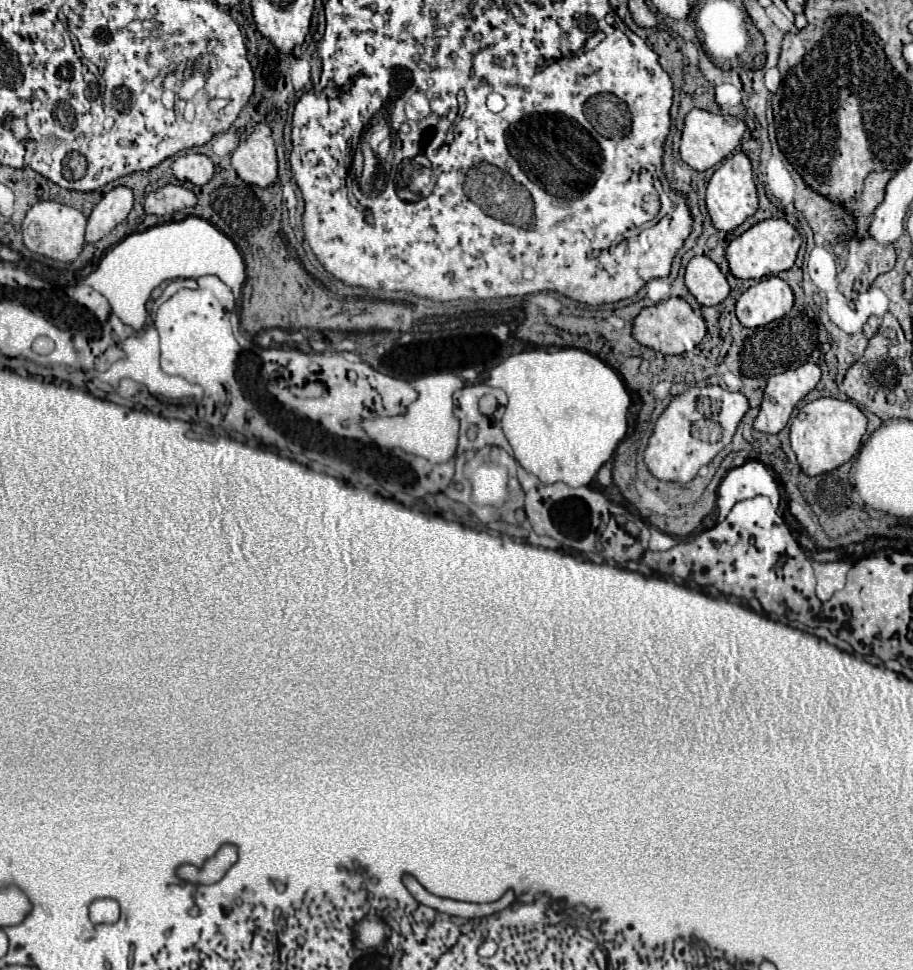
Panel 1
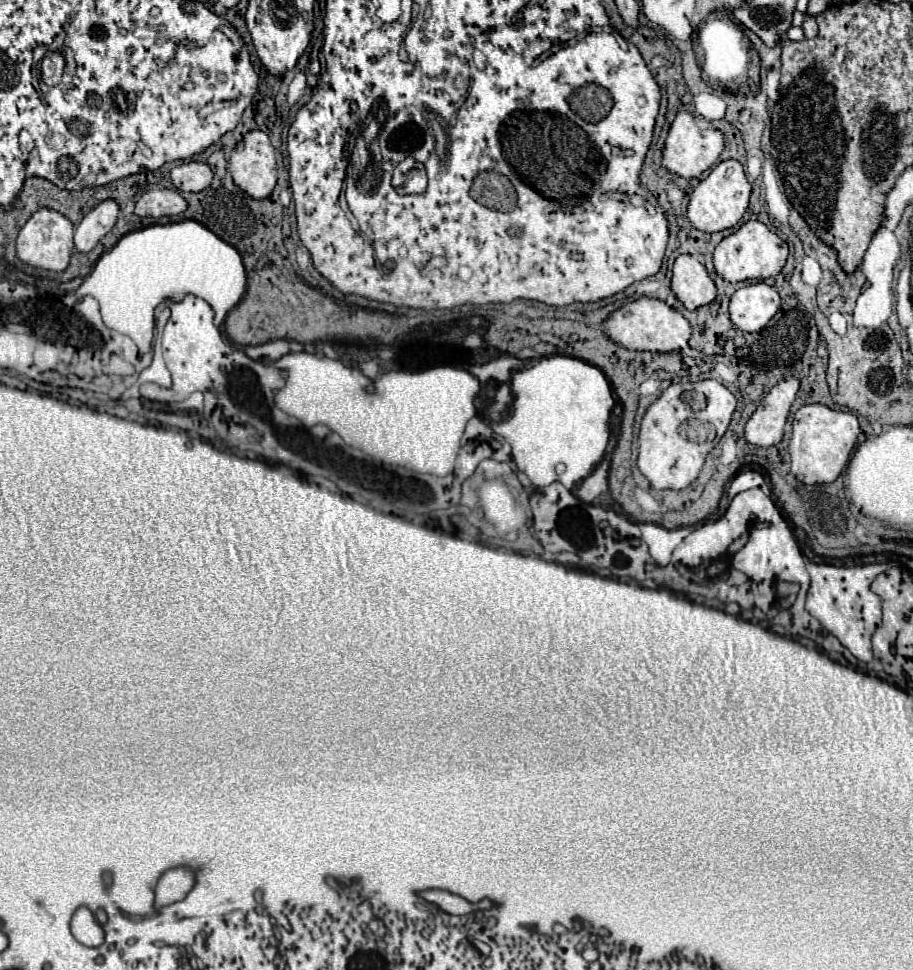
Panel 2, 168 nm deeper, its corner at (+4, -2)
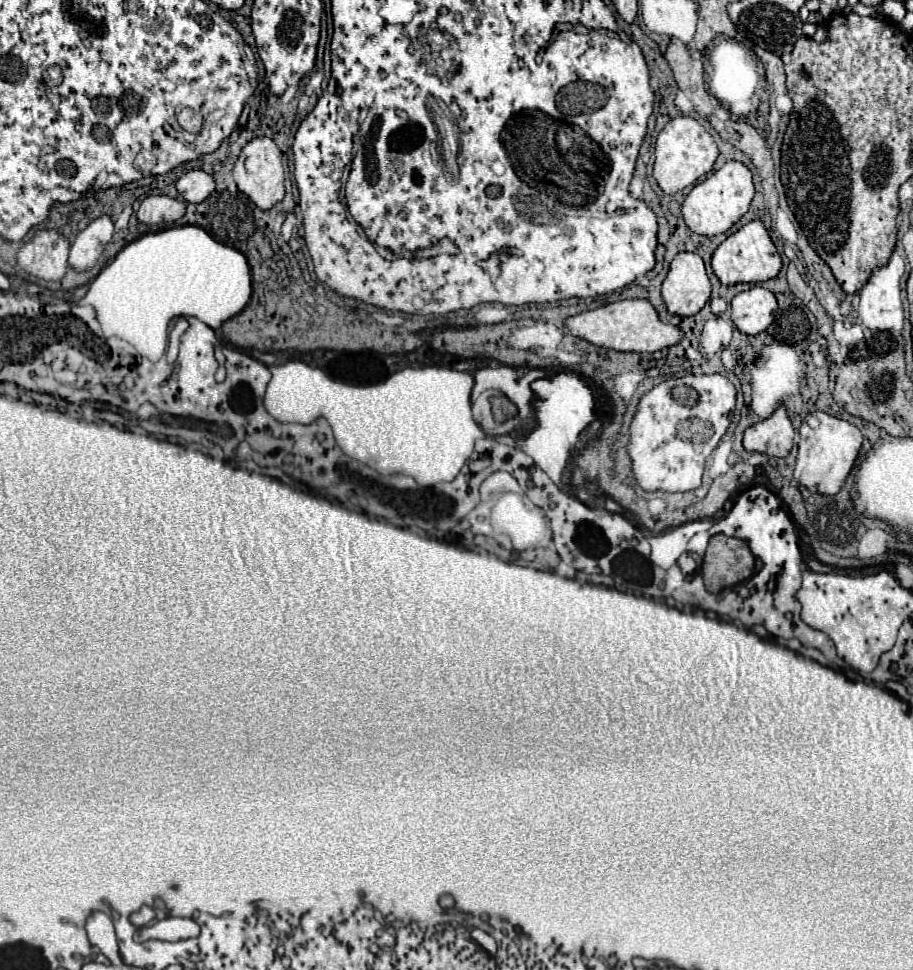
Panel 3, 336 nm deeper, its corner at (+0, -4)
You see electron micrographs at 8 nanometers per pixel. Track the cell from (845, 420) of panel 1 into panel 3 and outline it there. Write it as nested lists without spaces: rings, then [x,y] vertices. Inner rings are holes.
[[[814,411],[806,415],[798,432],[800,441],[794,479],[808,491],[822,495],[836,495],[842,489],[852,465],[856,463],[858,451],[862,447],[862,431],[844,419],[838,419],[824,411]]]

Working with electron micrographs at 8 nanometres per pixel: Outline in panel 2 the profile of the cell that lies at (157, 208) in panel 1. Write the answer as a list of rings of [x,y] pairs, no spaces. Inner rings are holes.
[[[154,189],[142,193],[136,201],[136,215],[140,217],[170,217],[186,211],[188,203],[174,189]]]

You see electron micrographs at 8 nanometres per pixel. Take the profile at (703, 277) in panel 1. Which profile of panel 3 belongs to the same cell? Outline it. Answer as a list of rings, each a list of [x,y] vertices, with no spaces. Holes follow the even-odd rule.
[[[678,253],[662,283],[662,299],[674,315],[696,315],[710,299],[712,283],[696,253]]]

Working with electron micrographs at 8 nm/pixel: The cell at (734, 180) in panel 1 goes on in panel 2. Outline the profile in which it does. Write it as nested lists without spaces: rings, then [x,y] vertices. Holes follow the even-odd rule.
[[[734,159],[722,161],[690,193],[688,219],[698,231],[706,231],[706,233],[724,231],[734,227],[742,219],[744,211],[748,209],[748,199],[750,199],[750,183],[744,175],[744,167]]]

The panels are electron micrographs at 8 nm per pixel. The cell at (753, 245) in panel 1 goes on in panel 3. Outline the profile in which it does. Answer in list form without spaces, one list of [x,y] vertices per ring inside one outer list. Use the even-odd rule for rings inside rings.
[[[760,219],[742,225],[736,233],[726,237],[720,247],[712,255],[712,269],[722,285],[736,285],[736,283],[762,283],[776,277],[782,269],[780,253],[772,243],[766,227]]]

